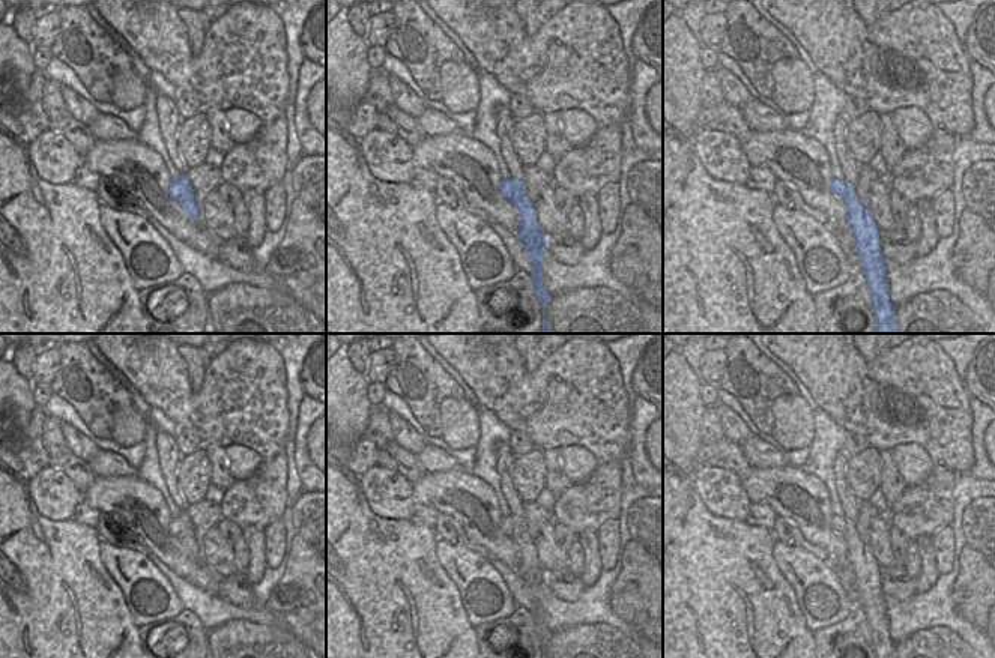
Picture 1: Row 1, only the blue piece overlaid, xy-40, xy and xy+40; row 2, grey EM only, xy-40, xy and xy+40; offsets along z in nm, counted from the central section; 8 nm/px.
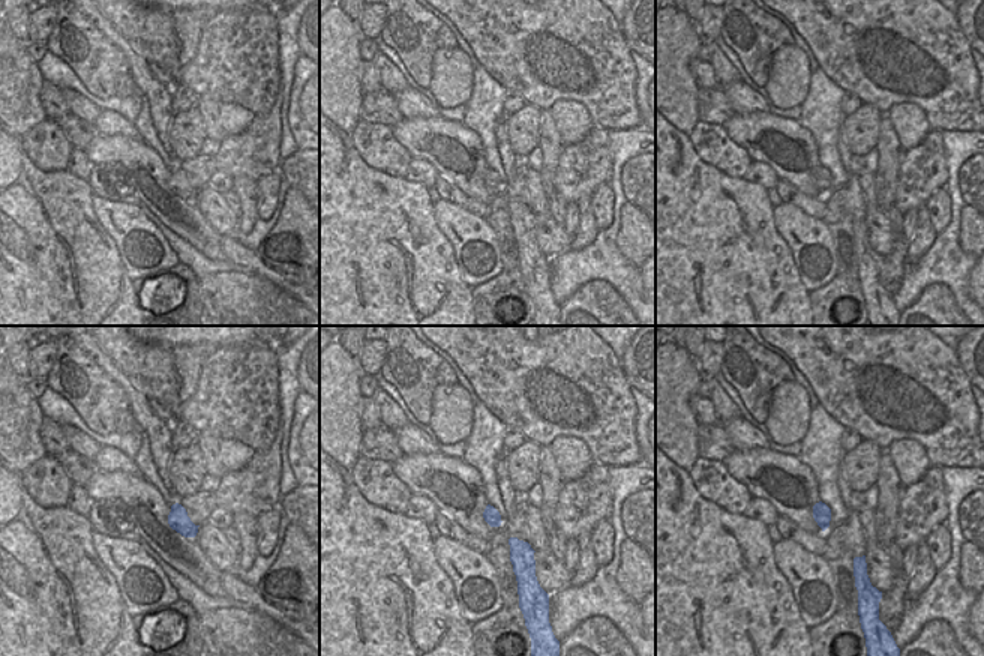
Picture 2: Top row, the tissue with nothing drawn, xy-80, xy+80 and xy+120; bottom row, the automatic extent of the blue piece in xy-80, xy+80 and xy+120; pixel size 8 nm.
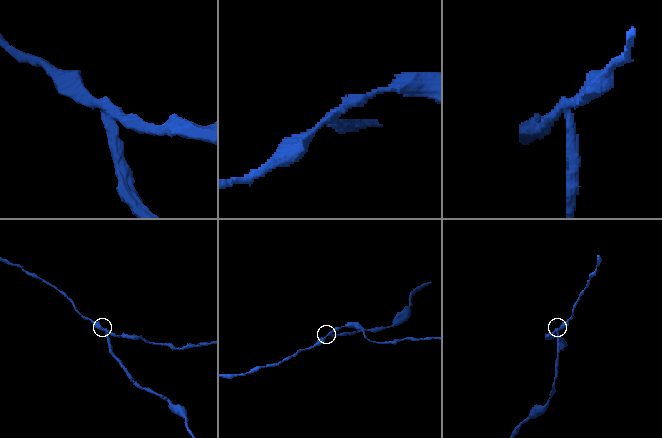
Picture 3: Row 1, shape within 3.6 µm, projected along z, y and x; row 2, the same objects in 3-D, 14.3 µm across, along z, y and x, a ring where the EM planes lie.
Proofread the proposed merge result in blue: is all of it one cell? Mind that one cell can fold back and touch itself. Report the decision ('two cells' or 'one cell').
two cells

